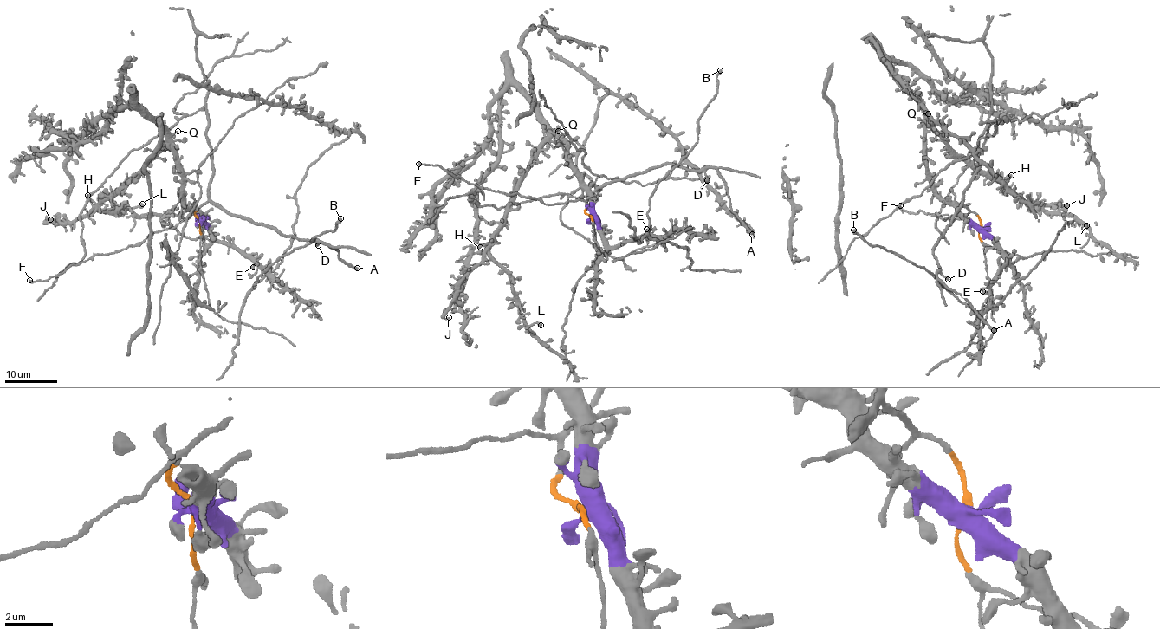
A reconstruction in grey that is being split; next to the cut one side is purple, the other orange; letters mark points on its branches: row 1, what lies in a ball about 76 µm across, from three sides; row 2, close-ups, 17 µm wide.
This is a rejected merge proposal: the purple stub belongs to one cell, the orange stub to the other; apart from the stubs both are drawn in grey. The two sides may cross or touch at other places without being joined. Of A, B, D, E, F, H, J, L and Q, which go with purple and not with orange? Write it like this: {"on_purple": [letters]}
{"on_purple": ["B", "E", "H", "J", "L", "Q"]}

